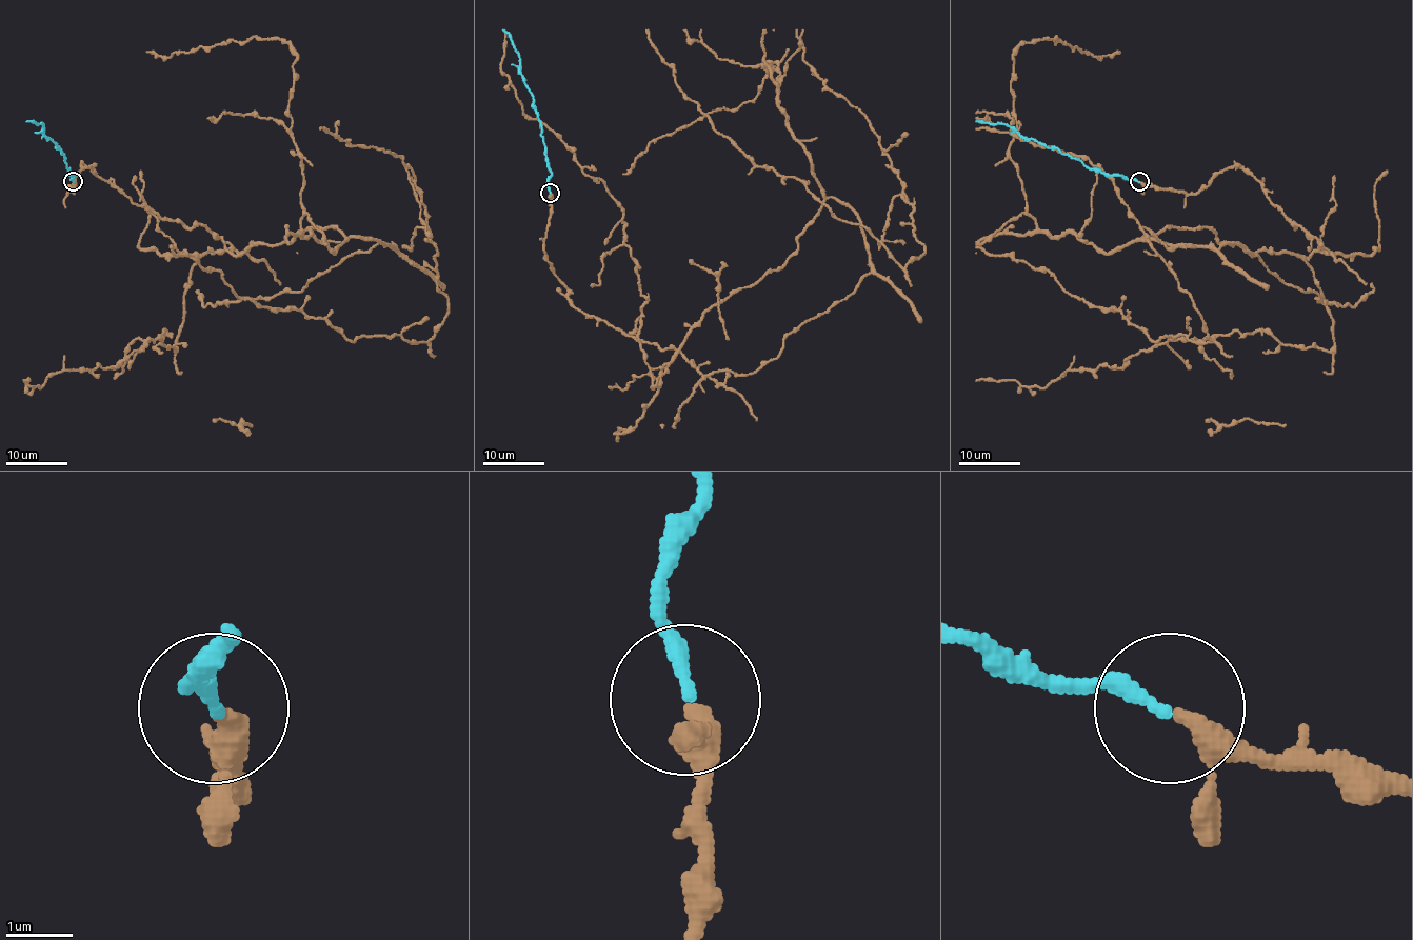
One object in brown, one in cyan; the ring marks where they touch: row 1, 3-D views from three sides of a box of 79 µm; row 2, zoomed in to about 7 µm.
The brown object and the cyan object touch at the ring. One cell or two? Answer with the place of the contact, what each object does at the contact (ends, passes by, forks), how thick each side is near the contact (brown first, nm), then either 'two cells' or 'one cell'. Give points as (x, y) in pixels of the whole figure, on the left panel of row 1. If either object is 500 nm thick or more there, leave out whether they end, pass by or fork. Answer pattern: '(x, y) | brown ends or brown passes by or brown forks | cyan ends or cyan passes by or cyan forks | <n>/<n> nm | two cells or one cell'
(73, 181) | brown passes by | cyan ends | 260/220 nm | one cell

